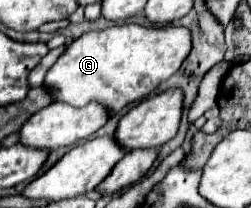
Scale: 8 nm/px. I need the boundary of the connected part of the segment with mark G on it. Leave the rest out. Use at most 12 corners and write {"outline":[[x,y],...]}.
{"outline":[[122,23],[72,41],[56,101],[114,115],[170,79],[188,27]]}

